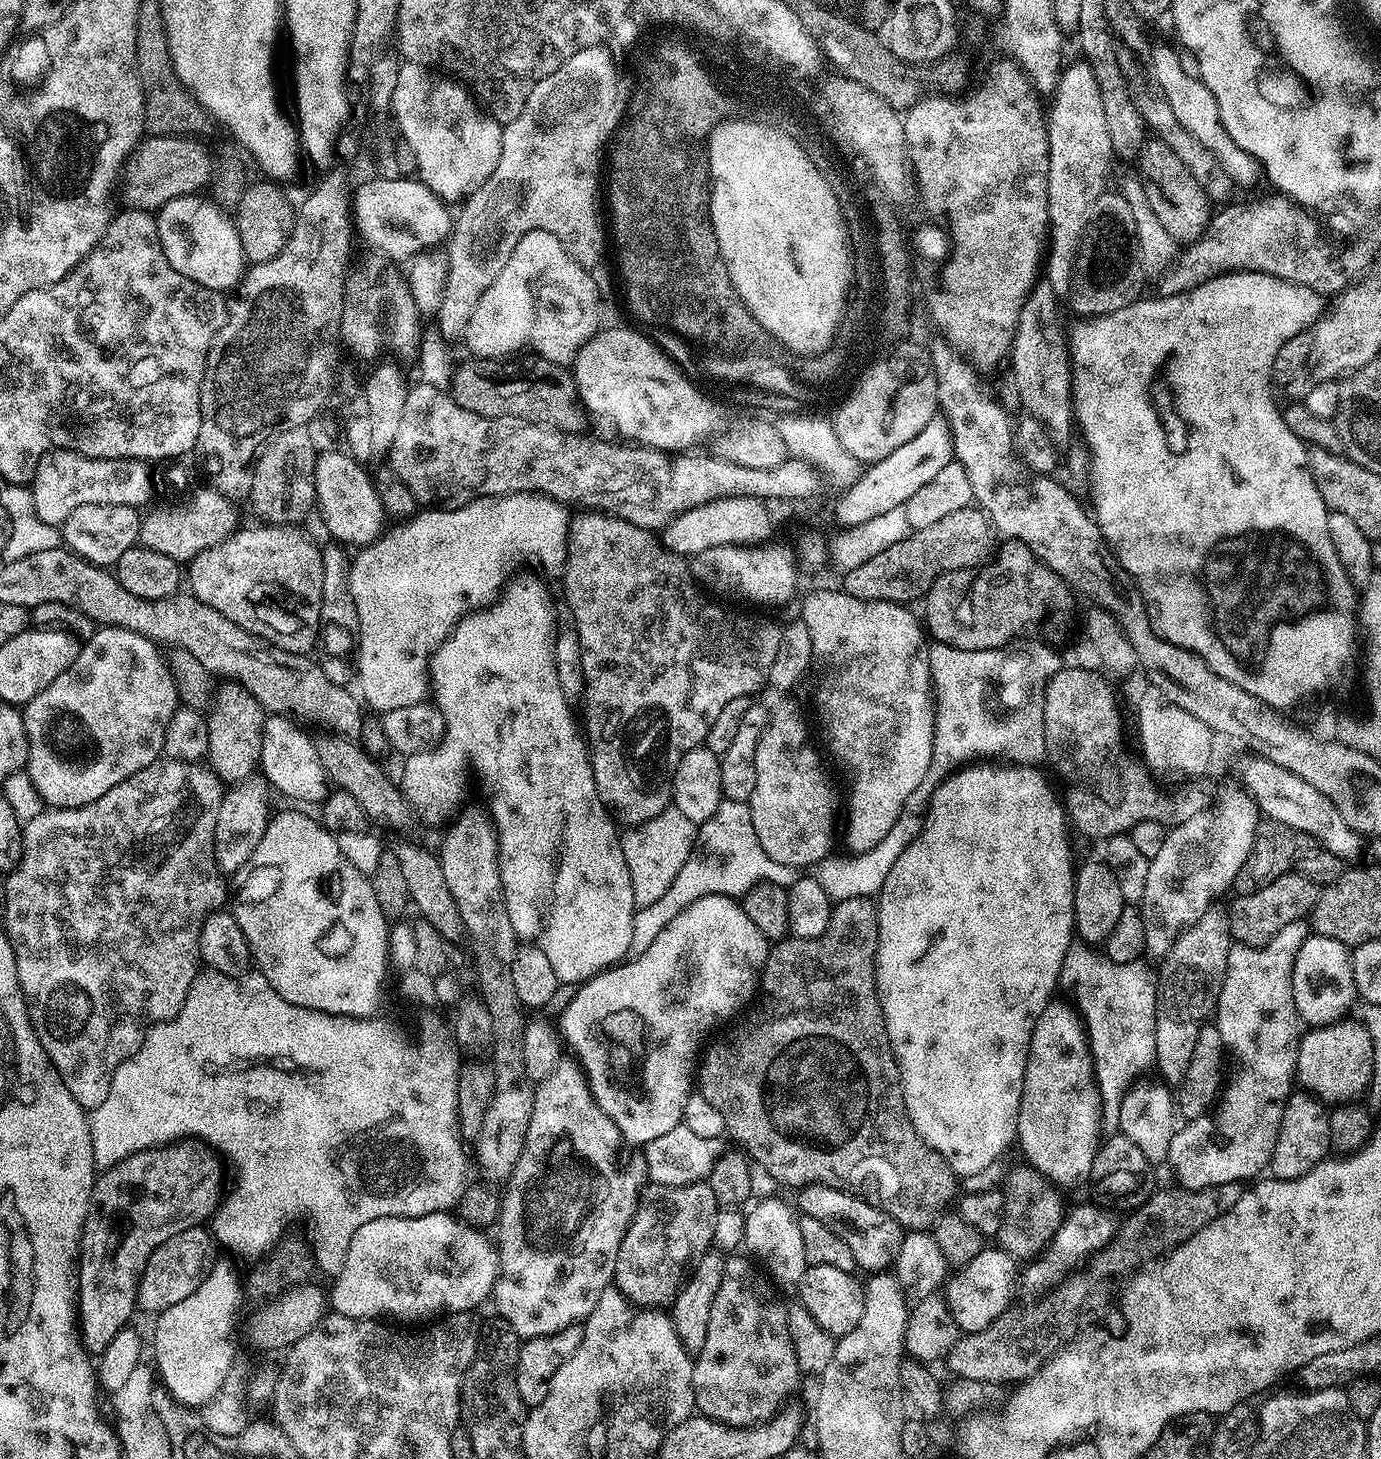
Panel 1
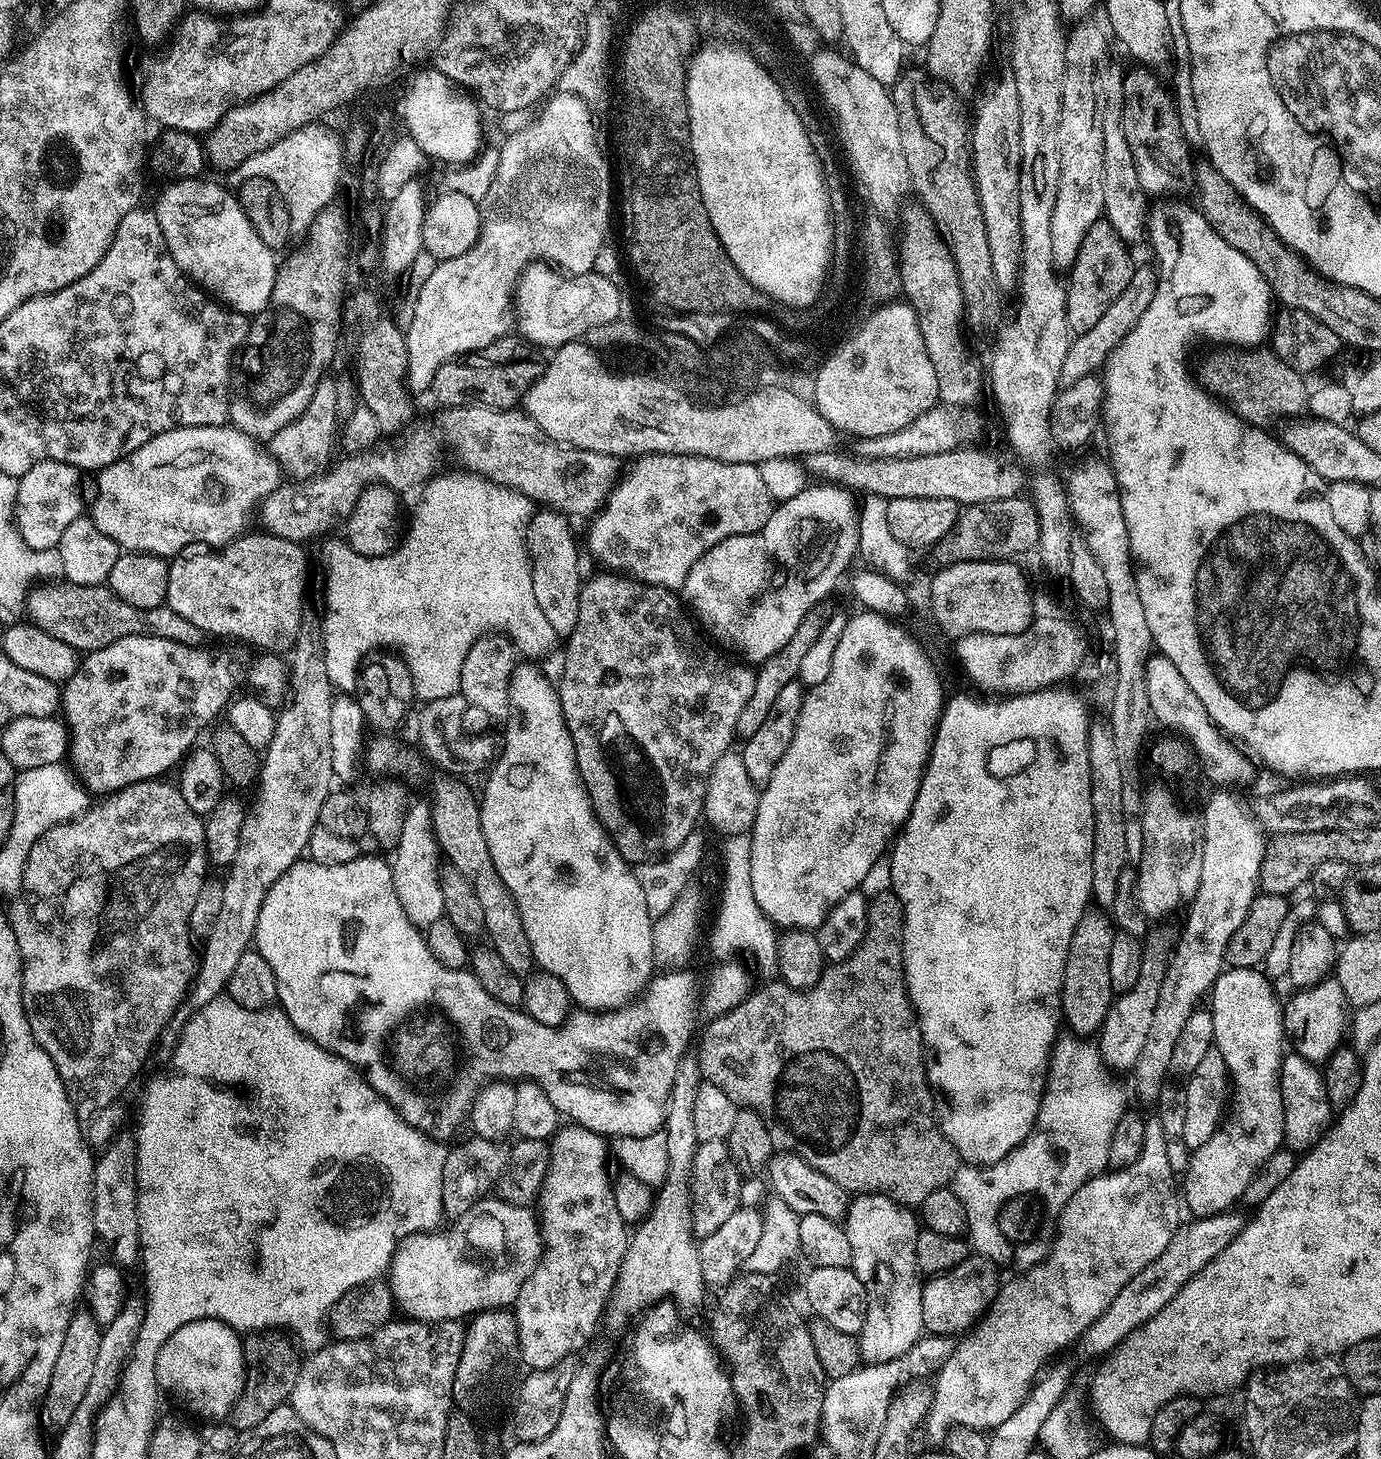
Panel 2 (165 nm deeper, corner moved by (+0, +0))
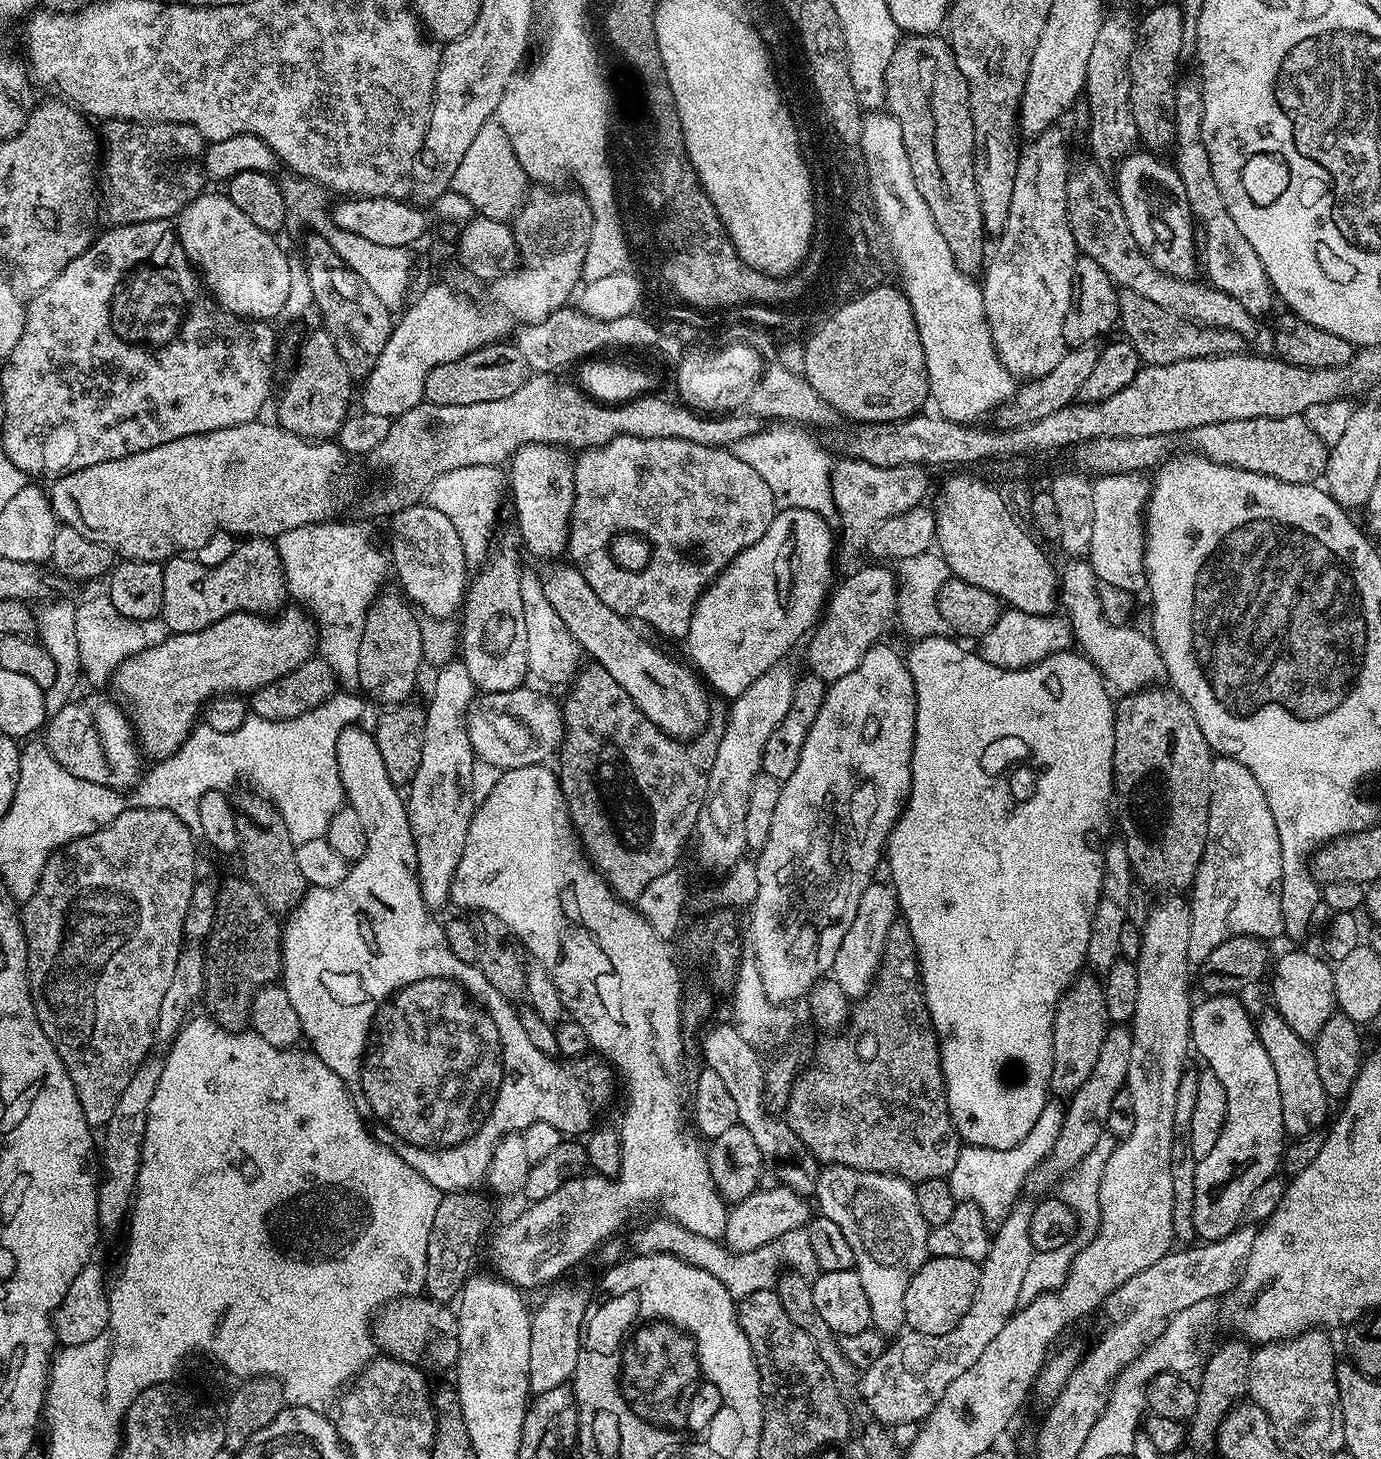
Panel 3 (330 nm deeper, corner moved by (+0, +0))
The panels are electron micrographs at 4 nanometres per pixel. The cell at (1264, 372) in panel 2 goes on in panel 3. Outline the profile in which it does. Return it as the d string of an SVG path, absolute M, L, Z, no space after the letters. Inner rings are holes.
M1120 292L1119 327L1124 327L1123 335L1139 354L1145 365L1182 362L1183 359L1198 359L1243 353L1246 341L1229 328L1202 328L1193 320L1184 320L1172 312L1162 310L1150 298L1142 298L1142 294Z

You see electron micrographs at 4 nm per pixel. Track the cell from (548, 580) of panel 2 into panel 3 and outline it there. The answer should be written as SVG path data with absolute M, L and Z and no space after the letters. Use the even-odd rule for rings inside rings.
M523 444L512 453L507 468L506 484L516 507L514 528L523 547L541 556L544 562L563 557L568 546L568 520L572 517L574 504L573 457L555 444Z

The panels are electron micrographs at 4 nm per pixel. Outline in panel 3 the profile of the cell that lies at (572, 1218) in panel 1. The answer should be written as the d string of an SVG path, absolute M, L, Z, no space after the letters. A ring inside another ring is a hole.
M576 1284L556 1288L540 1305L535 1305L530 1326L529 1393L539 1394L571 1381L578 1366L580 1338L584 1331L584 1312L588 1308L590 1292Z

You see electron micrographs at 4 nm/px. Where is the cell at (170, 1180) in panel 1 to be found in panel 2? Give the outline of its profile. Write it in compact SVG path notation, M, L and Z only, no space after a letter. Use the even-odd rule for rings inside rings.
M77 1310L66 1326L66 1338L62 1338L62 1350L58 1350L58 1359L54 1362L54 1374L50 1374L48 1393L42 1401L43 1425L59 1430L70 1422L74 1409L82 1402L90 1386L90 1377L94 1374L94 1361L98 1358L98 1346L102 1346L102 1325L88 1310Z

